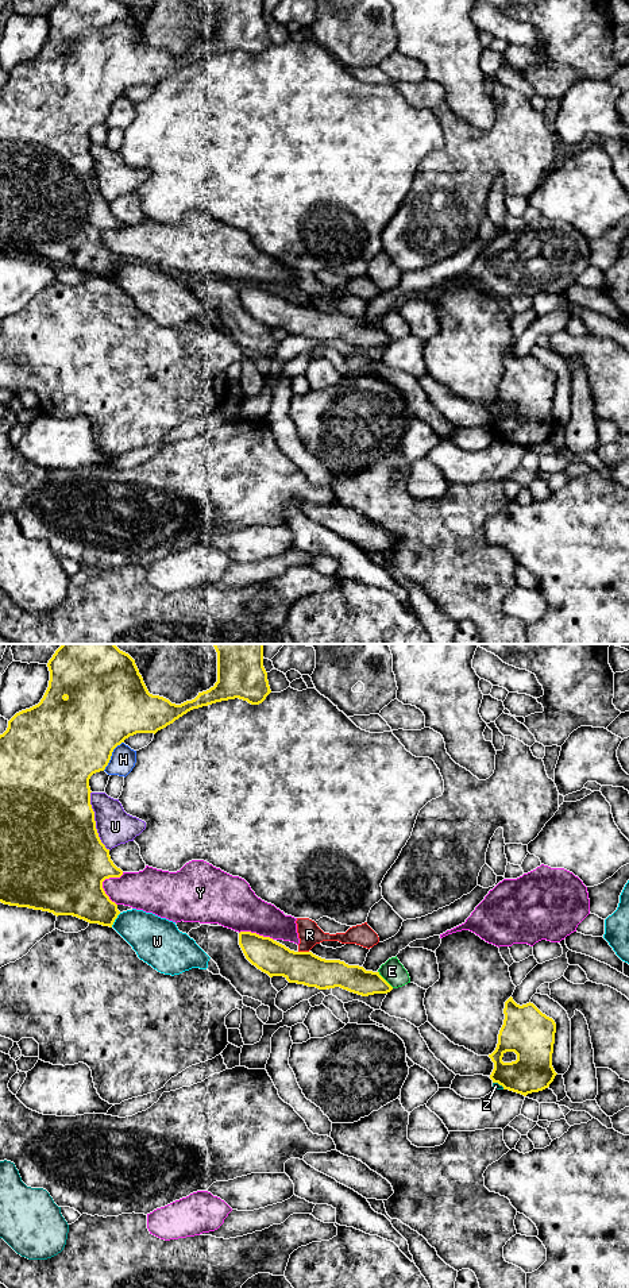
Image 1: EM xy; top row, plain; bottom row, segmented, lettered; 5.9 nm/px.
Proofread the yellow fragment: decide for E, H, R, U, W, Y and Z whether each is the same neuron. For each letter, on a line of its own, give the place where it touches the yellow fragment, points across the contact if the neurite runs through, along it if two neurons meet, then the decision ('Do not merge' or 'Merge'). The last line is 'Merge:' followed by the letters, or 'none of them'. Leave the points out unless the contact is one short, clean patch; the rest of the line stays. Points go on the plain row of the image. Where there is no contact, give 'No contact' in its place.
E: Touches yellow at xy (384, 331). Do not merge
H: Touches yellow at xy (111, 107). Do not merge
R: Touches yellow at xy (304, 304). Boundary: xy (298, 303), (308, 304). Do not merge
U: Touches yellow at xy (95, 173). Do not merge
W: Touches yellow at xy (115, 270). Do not merge
Y: Touches yellow at xy (101, 235). Do not merge
Z: Touches yellow at xy (498, 435). Do not merge
Merge: none of them

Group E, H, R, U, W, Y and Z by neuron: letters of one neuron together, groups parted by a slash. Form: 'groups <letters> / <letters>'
groups E / H / R / U / W / Y / Z

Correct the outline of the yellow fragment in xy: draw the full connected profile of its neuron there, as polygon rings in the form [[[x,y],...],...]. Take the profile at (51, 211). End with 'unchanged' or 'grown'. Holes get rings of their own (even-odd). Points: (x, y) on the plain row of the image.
[[[58,0],[49,12],[49,39],[40,54],[30,61],[16,65],[9,73],[7,82],[0,86],[0,254],[9,258],[28,259],[53,265],[54,267],[73,267],[89,275],[99,275],[112,279],[120,266],[117,257],[109,251],[103,240],[103,234],[109,230],[120,230],[123,223],[117,220],[109,208],[109,201],[101,194],[94,173],[94,163],[90,157],[89,131],[93,126],[104,123],[113,101],[126,90],[136,85],[157,85],[173,76],[175,72],[193,61],[208,58],[228,51],[243,51],[251,57],[262,55],[271,45],[267,24],[263,19],[263,0],[215,0],[217,4],[217,34],[207,43],[181,57],[148,45],[135,12],[119,0]]]; unchanged

